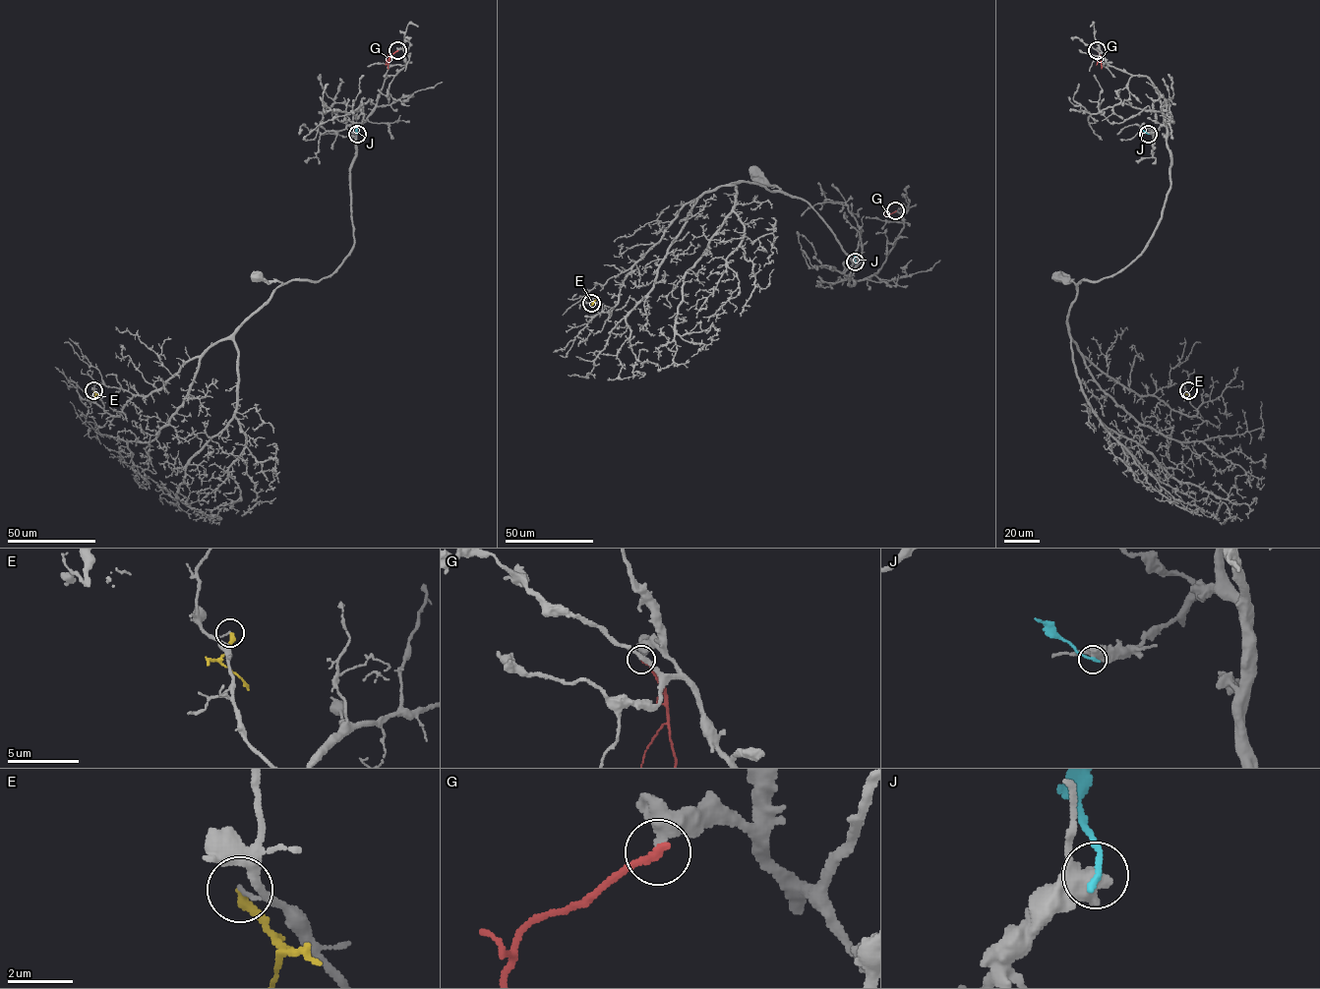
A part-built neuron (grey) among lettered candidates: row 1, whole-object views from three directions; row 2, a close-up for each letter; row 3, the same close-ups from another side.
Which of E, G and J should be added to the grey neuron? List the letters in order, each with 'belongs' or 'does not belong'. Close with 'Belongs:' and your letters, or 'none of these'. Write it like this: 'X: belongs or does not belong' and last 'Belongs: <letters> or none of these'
E: does not belong
G: does not belong
J: does not belong
Belongs: none of these

